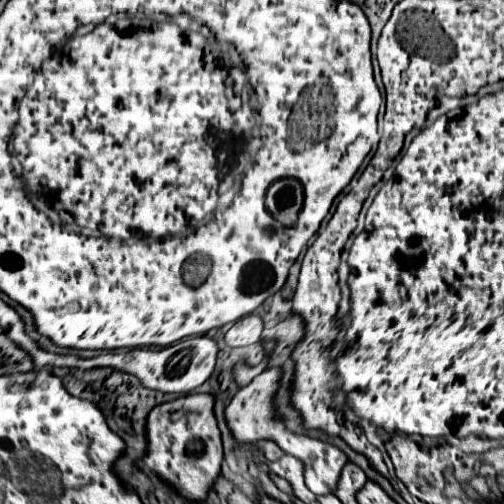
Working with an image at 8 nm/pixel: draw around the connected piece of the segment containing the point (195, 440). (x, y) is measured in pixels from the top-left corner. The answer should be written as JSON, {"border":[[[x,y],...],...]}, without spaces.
{"border":[[[189,393],[175,401],[157,405],[147,415],[147,453],[141,461],[143,469],[153,469],[159,479],[165,479],[175,491],[183,493],[187,501],[203,501],[207,489],[221,475],[223,447],[221,431],[213,413],[213,395]]]}

